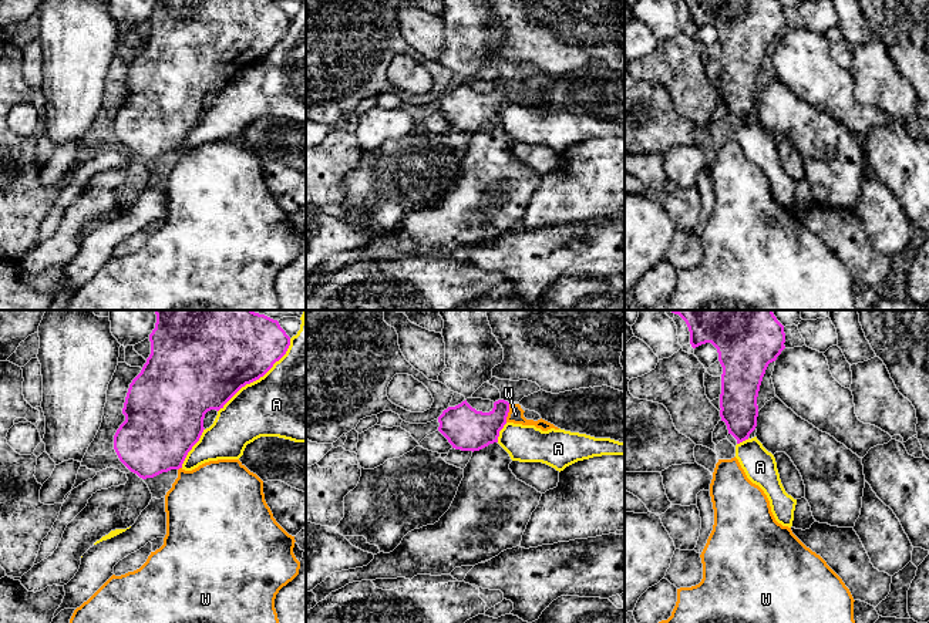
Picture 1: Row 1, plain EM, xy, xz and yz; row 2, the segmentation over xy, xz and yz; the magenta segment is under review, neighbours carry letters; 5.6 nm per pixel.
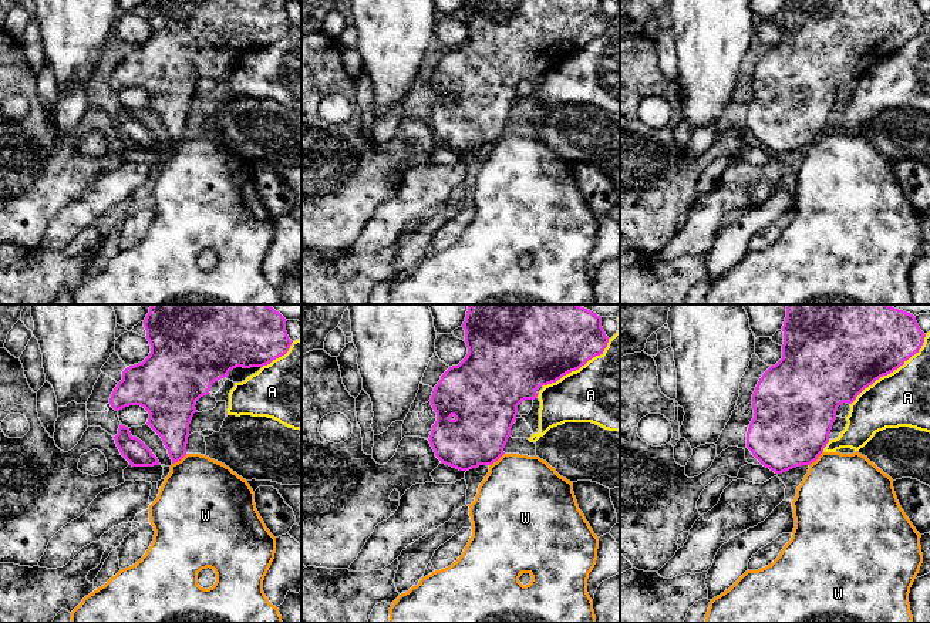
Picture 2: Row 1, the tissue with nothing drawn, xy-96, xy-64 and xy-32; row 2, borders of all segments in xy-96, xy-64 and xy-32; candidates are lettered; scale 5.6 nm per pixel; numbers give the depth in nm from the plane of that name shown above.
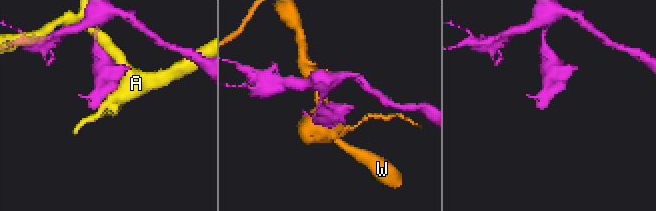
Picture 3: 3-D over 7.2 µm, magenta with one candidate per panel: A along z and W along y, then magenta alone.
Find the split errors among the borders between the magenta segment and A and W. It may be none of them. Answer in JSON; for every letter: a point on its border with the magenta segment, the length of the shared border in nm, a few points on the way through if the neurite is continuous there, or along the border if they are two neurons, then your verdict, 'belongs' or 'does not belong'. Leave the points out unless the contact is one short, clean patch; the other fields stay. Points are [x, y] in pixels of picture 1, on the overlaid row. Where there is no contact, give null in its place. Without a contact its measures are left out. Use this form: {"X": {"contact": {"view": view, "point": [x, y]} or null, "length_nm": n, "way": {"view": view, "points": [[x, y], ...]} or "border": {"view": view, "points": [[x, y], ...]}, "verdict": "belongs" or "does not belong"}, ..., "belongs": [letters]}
{"A": {"contact": {"view": "xy", "point": [258, 379]}, "length_nm": 600, "verdict": "does not belong"}, "W": {"contact": {"view": "xz", "point": [508, 411]}, "length_nm": 110, "border": {"view": "xz", "points": [[510, 404], [505, 421]]}, "verdict": "does not belong"}, "belongs": []}

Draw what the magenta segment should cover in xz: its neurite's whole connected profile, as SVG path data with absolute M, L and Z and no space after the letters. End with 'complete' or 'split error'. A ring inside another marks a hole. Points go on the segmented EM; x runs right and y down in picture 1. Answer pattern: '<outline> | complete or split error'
M465 400L442 411L438 417L438 431L455 449L479 451L498 442L508 412L509 403L505 400L495 401L489 412L477 411Z | complete

